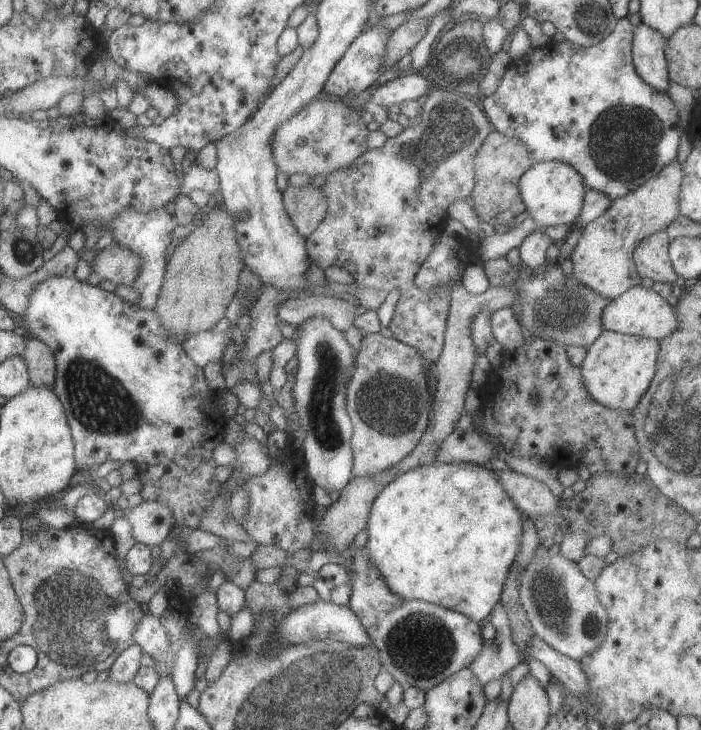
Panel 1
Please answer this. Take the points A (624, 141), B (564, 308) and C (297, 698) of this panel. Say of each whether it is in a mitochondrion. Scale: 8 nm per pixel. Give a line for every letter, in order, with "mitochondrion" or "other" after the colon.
A: mitochondrion
B: mitochondrion
C: mitochondrion

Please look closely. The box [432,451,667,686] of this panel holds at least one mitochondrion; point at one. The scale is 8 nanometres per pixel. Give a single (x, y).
(553, 602)

